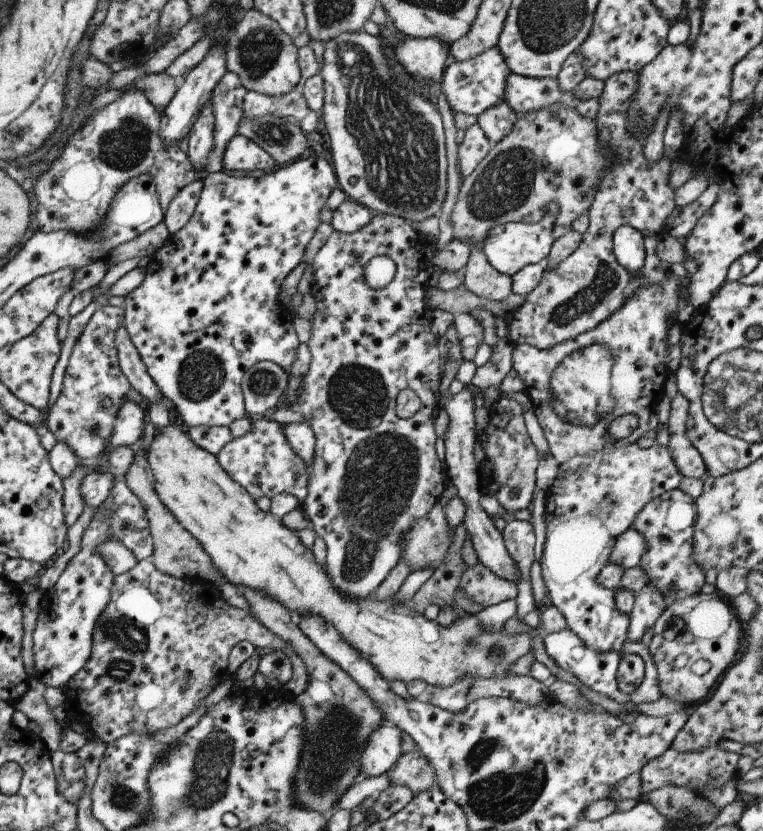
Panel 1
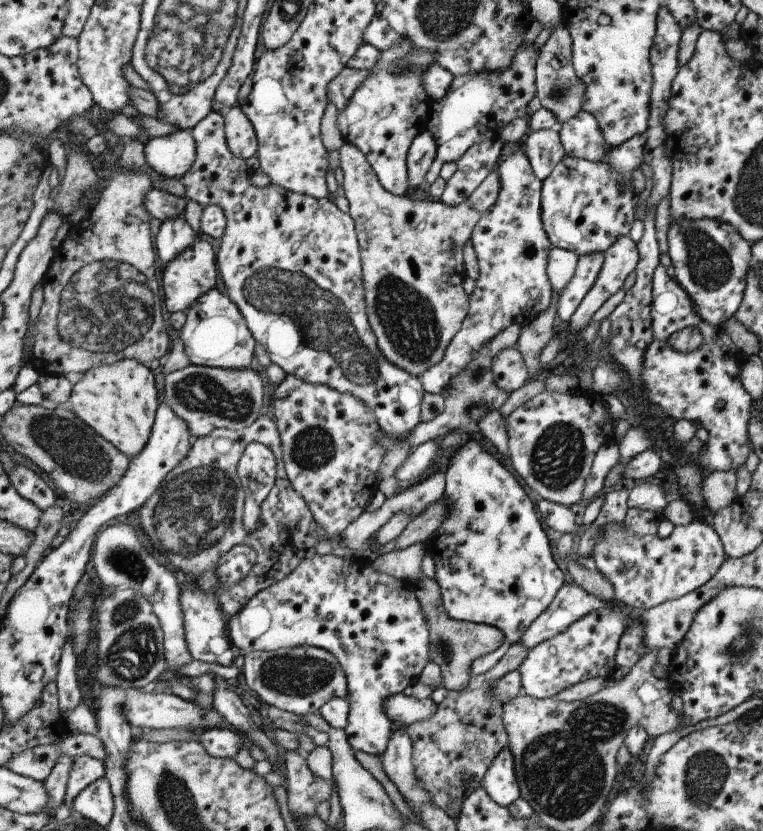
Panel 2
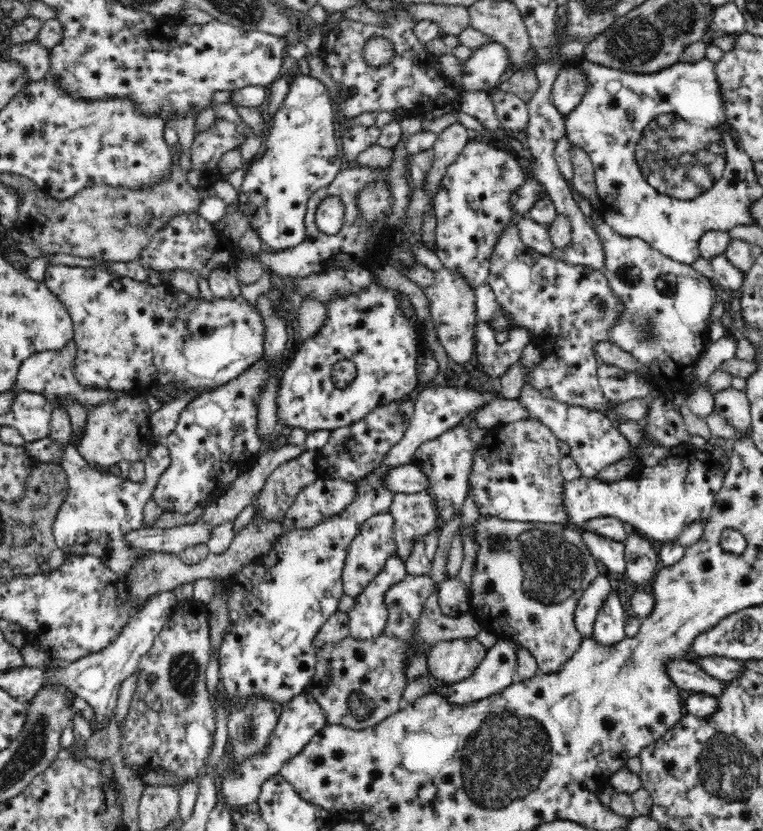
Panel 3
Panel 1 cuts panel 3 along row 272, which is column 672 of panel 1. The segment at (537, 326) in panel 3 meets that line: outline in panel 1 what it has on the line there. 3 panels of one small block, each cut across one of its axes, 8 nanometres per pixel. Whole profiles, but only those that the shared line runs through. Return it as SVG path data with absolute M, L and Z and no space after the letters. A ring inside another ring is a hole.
M678 488L665 491L647 502L633 517L630 526L643 537L645 545L638 567L644 573L647 586L652 585L662 595L665 606L699 593L704 583L704 570L691 558L694 554L692 534L695 509L694 500Z

